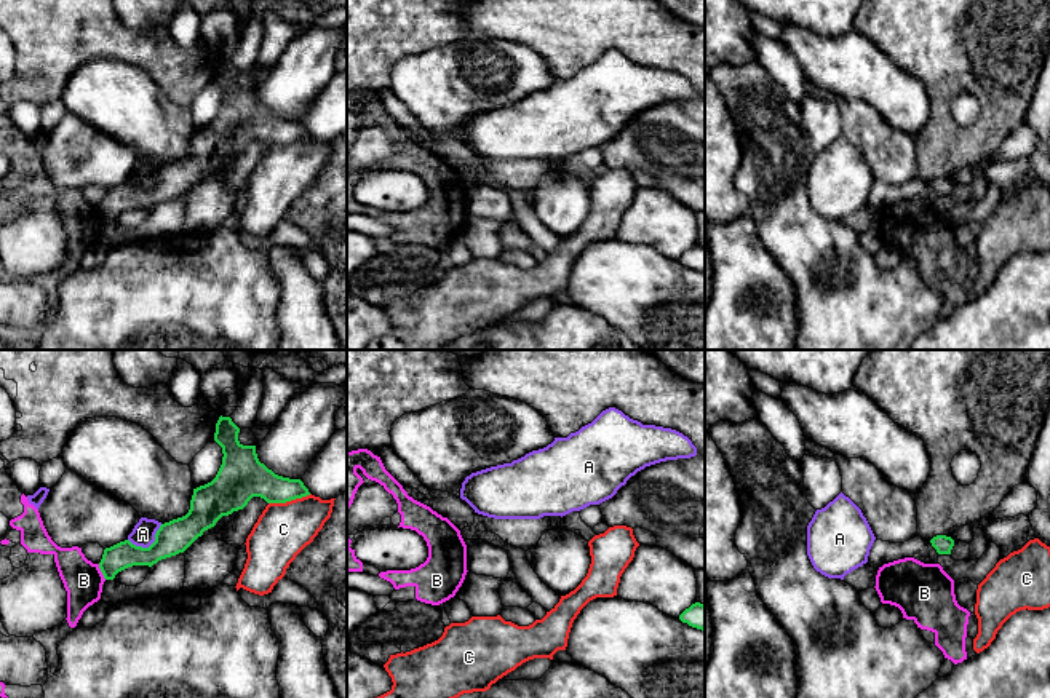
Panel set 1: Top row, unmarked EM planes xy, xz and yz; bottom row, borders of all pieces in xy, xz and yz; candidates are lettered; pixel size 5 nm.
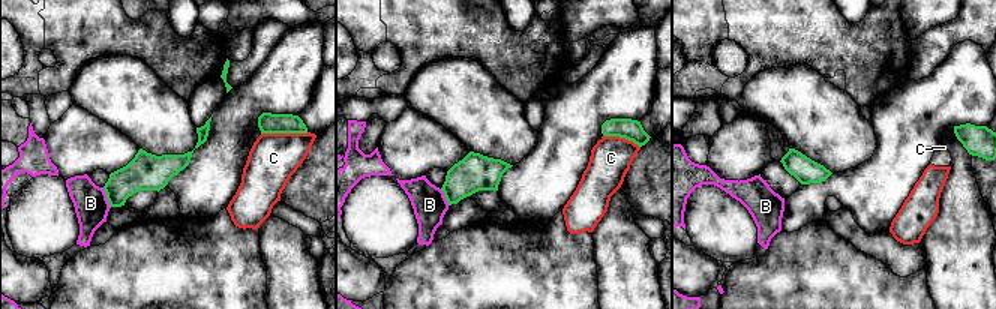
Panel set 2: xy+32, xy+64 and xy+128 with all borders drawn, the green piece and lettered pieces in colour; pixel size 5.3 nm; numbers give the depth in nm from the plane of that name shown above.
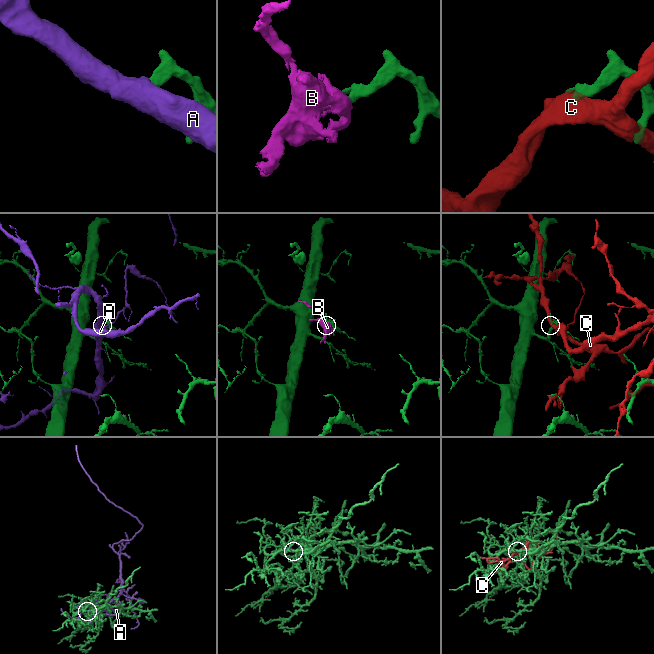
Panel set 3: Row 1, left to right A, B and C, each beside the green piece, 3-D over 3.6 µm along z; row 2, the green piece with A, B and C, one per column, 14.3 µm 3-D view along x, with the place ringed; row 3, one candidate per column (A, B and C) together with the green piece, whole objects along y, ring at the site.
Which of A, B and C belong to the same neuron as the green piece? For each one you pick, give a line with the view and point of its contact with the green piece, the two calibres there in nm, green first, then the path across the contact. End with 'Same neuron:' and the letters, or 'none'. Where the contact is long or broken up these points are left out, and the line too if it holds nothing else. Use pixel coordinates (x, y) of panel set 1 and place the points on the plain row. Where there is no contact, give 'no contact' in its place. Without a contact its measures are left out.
Same neuron: none

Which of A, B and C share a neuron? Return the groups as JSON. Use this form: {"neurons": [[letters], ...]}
{"neurons": [["A"], ["B"], ["C"]]}

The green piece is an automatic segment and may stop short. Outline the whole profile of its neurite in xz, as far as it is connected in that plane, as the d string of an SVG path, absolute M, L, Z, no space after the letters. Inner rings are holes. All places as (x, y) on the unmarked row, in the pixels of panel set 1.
M700 244L692 246L679 257L679 262L692 270L705 273L705 248Z

